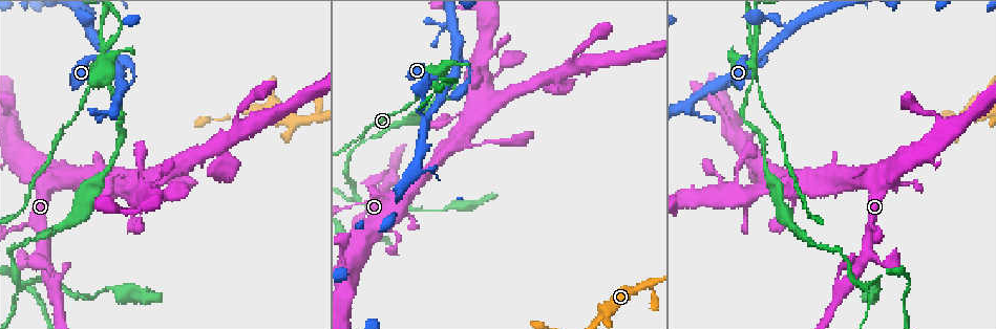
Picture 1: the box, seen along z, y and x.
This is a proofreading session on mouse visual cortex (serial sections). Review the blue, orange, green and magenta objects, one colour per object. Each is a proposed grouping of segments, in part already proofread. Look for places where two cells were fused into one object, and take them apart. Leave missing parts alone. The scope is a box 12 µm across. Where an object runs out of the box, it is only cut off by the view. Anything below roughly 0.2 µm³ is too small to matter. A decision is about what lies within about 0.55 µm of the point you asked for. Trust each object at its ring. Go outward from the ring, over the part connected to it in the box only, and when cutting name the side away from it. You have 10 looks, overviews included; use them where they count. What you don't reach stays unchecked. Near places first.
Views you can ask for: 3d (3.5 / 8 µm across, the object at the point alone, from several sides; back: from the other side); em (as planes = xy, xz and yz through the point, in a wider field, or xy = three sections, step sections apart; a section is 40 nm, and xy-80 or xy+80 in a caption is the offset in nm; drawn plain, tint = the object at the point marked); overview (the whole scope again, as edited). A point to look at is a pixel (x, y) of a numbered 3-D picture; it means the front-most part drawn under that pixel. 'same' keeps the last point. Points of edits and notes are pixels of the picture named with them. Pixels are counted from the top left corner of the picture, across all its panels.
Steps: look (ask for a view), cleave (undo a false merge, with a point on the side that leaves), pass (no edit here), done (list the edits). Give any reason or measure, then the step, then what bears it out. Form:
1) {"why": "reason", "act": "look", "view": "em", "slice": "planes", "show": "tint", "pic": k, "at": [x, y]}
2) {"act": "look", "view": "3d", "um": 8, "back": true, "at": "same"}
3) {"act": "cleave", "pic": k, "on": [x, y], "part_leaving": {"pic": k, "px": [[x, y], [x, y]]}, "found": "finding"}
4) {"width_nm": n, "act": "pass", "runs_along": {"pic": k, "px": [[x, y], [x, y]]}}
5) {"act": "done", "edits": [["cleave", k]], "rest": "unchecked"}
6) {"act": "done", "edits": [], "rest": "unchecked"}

{"why": "sharp bend", "act": "look", "view": "3d", "um": 3.5, "pic": 1, "at": [882, 180]}

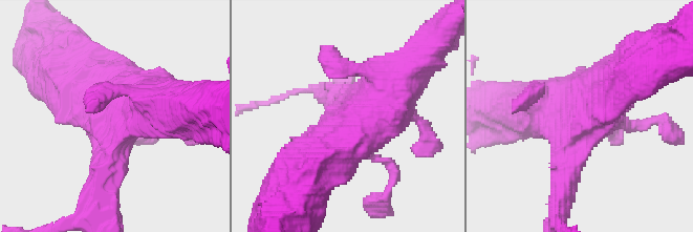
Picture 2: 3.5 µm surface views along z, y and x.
{"act": "pass", "runs_along": {"pic": 2, "px": [[105, 180], [139, 105], [172, 109]]}, "found": "one cell here"}

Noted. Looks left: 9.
{"why": "abrupt turn", "act": "look", "view": "3d", "um": 3.5, "pic": 1, "at": [434, 81]}

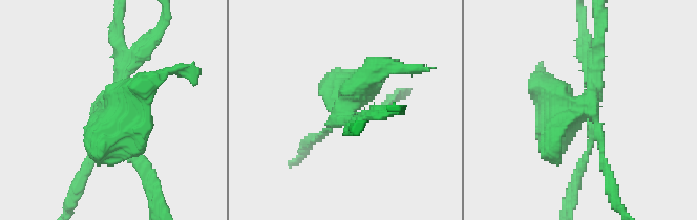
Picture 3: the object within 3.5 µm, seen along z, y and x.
{"act": "look", "view": "em", "slice": "xy", "step": 1, "show": "tint", "pic": 3, "at": [578, 110]}

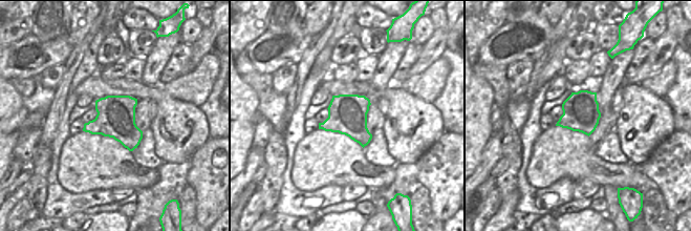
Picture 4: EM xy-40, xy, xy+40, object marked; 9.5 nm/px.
{"act": "cleave", "pic": 3, "on": [585, 157], "part_leaving": {"pic": 3, "px": [[593, 126], [593, 138], [569, 202]]}, "found": "a second cell is stuck on"}

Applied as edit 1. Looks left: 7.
{"act": "look", "view": "overview"}

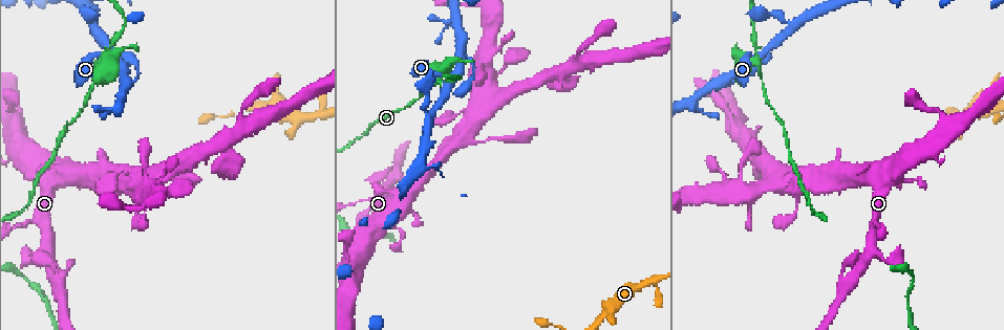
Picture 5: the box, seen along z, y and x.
{"why": "side arm on a straight run", "act": "look", "view": "3d", "um": 3.5, "pic": 5, "at": [484, 108]}

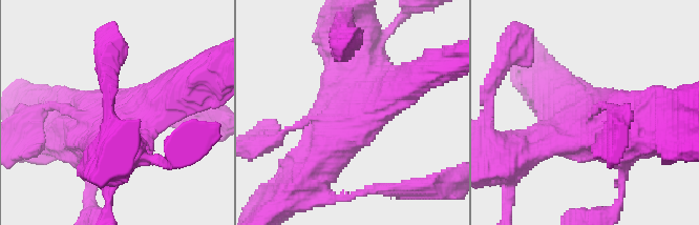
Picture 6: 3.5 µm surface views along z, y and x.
{"why": "need the tissue", "act": "look", "view": "em", "slice": "xy", "step": 1, "show": "tint", "pic": 6, "at": [353, 118]}

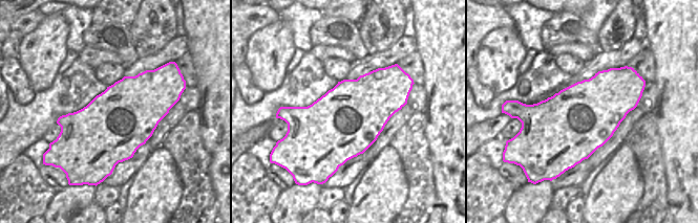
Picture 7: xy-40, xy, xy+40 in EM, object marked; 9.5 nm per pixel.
{"act": "pass", "runs_along": {"pic": 6, "px": [[306, 170], [365, 108], [407, 82]]}, "found": "all the same cell"}

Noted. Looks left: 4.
{"why": "abrupt turn", "act": "look", "view": "3d", "um": 8, "pic": 5, "at": [315, 114]}

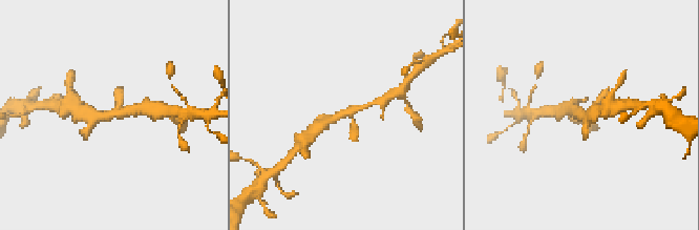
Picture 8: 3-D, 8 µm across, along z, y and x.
{"act": "look", "view": "3d", "um": 3.5, "pic": 8, "at": [580, 115]}

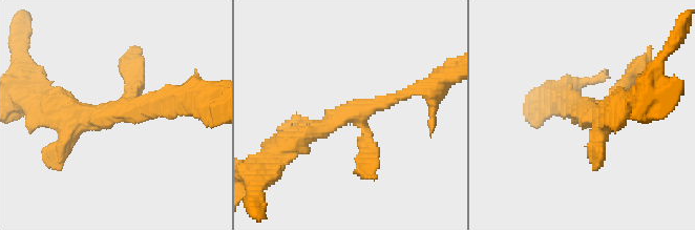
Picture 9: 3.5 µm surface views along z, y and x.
{"act": "pass", "runs_along": {"pic": 9, "px": [[58, 111], [129, 108], [132, 72]]}, "found": "continuous, no second cell"}

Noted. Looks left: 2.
{"act": "done", "edits": [["cleave", 3]], "rest": "unchecked"}

